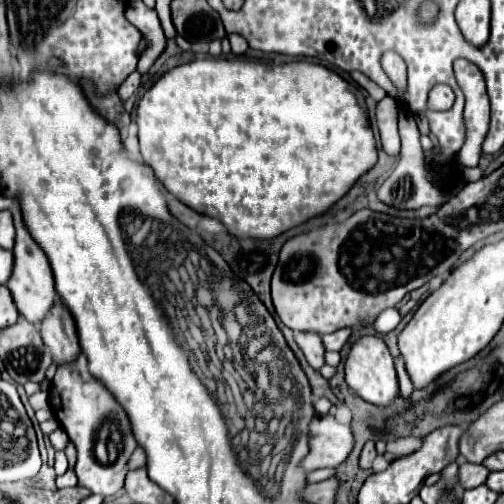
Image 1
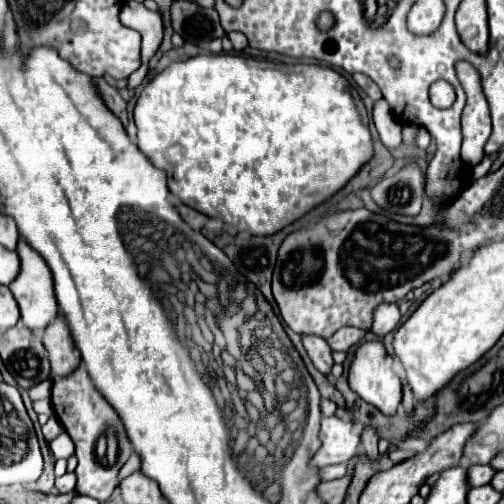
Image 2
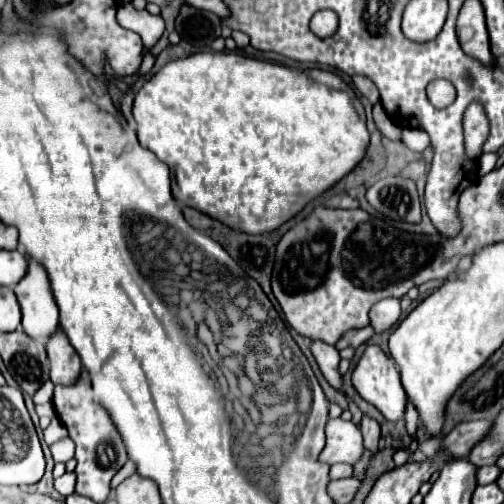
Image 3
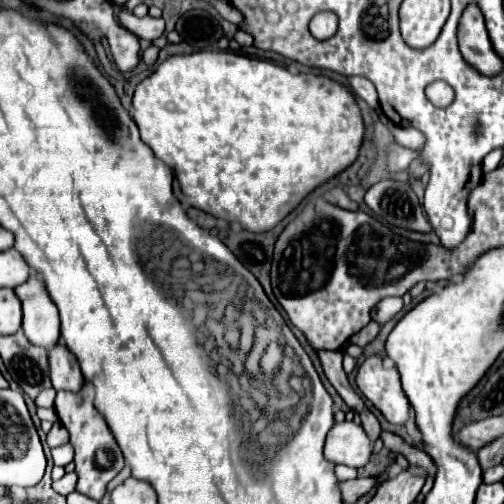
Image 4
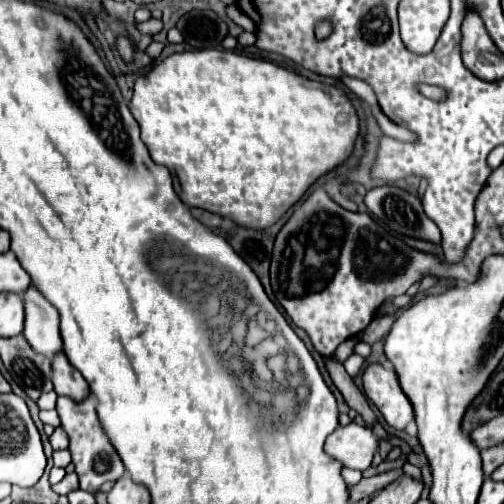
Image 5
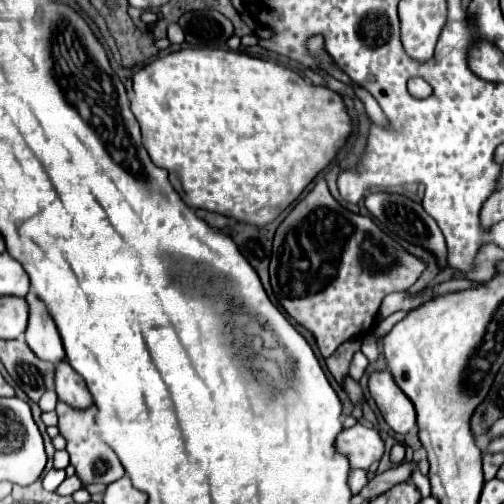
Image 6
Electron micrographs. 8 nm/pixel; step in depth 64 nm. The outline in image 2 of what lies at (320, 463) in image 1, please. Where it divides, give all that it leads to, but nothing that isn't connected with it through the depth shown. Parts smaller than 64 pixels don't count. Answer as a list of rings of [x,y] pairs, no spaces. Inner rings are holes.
[[[336,416],[322,418],[320,440],[322,440],[322,446],[312,458],[312,466],[318,466],[318,468],[348,462],[350,458],[356,456],[356,450],[360,444],[360,436],[354,430],[354,424],[342,422]]]

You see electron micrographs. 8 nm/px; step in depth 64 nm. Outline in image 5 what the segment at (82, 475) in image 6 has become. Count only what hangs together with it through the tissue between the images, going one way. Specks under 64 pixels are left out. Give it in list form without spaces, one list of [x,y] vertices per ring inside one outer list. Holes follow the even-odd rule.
[[[90,394],[84,402],[74,402],[70,398],[60,396],[56,410],[60,416],[62,428],[70,438],[68,450],[72,454],[72,464],[76,466],[76,474],[80,478],[80,488],[94,492],[100,484],[118,480],[124,474],[124,464],[116,454],[116,450],[112,448],[112,444],[108,442],[108,438],[104,436],[104,430],[100,428],[100,422],[96,416],[96,398]]]

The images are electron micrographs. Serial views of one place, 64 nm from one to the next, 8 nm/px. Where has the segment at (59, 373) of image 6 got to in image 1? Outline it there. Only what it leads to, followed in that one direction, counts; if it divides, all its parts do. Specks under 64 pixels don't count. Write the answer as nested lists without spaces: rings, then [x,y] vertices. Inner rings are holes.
[[[60,300],[56,302],[56,308],[52,308],[52,312],[48,314],[48,320],[40,324],[40,334],[44,346],[52,352],[52,360],[56,366],[70,364],[80,356],[74,320]]]

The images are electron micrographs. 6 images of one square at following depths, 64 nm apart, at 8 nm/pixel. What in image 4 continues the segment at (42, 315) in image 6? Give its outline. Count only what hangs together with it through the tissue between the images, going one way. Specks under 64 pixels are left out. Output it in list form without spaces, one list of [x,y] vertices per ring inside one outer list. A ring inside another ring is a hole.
[[[30,276],[26,284],[16,288],[16,294],[22,302],[22,330],[26,338],[44,350],[50,350],[60,340],[60,318],[58,308],[44,292],[38,276]]]

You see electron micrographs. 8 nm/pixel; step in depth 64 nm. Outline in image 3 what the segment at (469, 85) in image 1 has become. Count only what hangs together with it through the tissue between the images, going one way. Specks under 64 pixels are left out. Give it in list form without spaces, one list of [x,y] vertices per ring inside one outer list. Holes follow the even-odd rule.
[[[474,104],[464,114],[464,141],[468,158],[480,157],[480,148],[486,136],[488,136],[488,118],[484,116],[484,110],[480,108],[480,104]]]

